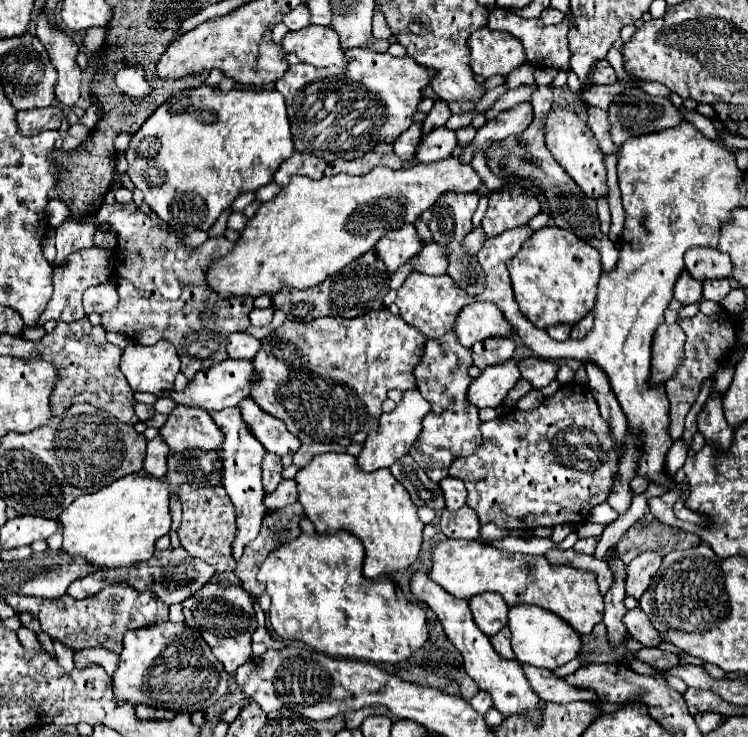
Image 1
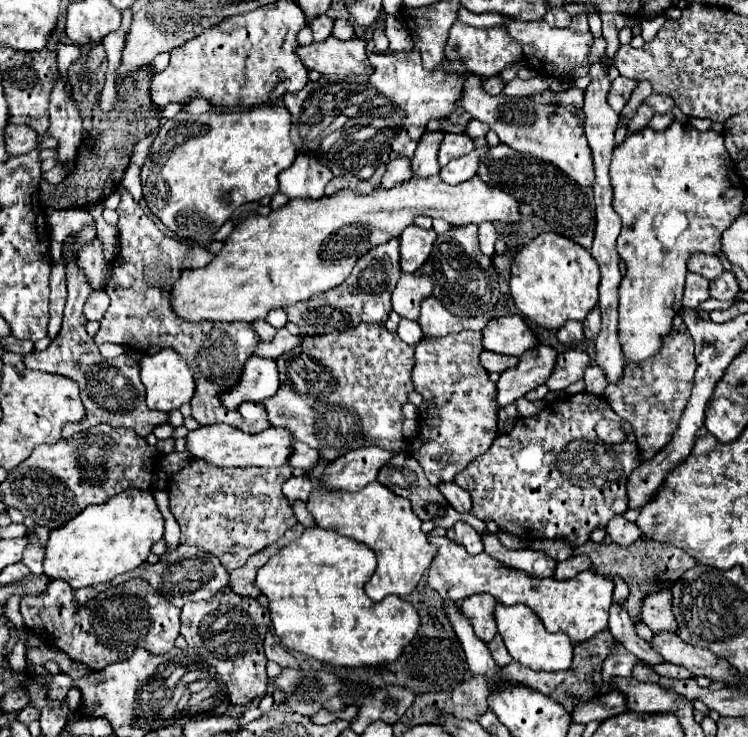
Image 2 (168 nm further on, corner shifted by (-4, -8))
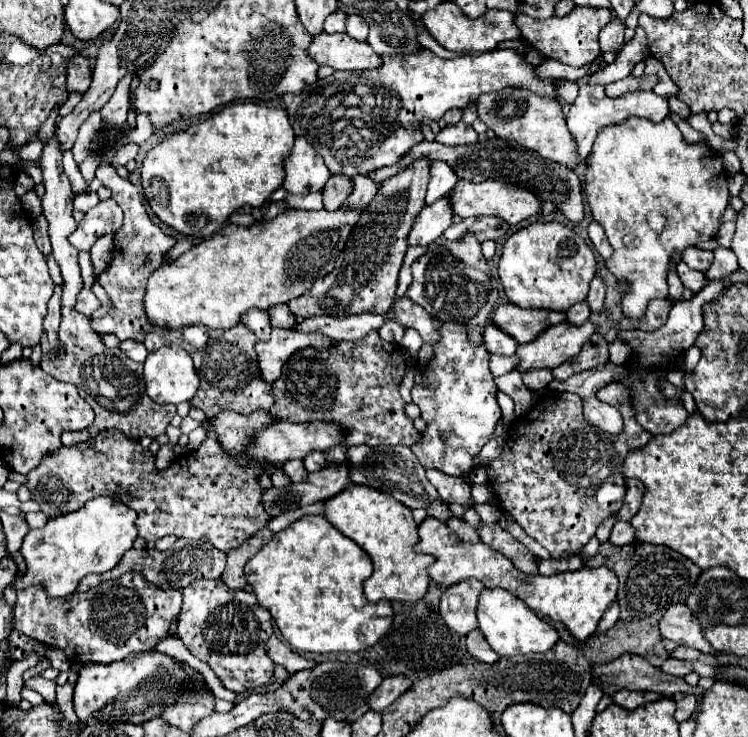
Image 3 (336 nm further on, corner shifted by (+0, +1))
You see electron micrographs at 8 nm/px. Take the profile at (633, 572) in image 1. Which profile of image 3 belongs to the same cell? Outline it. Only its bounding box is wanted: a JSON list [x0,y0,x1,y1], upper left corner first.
[660,603,712,653]

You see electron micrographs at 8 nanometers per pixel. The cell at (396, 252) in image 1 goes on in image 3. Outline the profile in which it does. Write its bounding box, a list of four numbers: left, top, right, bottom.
[408,193,452,245]

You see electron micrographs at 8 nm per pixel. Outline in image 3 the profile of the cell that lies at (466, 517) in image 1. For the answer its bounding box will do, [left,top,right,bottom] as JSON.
[446,517,480,543]

